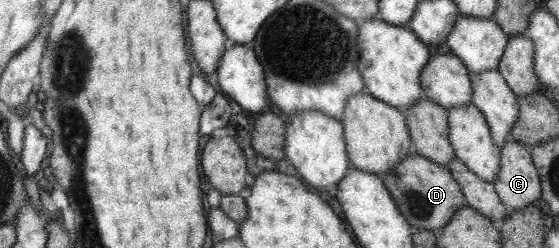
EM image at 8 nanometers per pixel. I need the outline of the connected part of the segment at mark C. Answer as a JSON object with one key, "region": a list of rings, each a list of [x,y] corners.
{"region":[[[508,139],[500,150],[501,164],[493,187],[504,206],[518,210],[541,198],[540,175],[526,148]]]}

